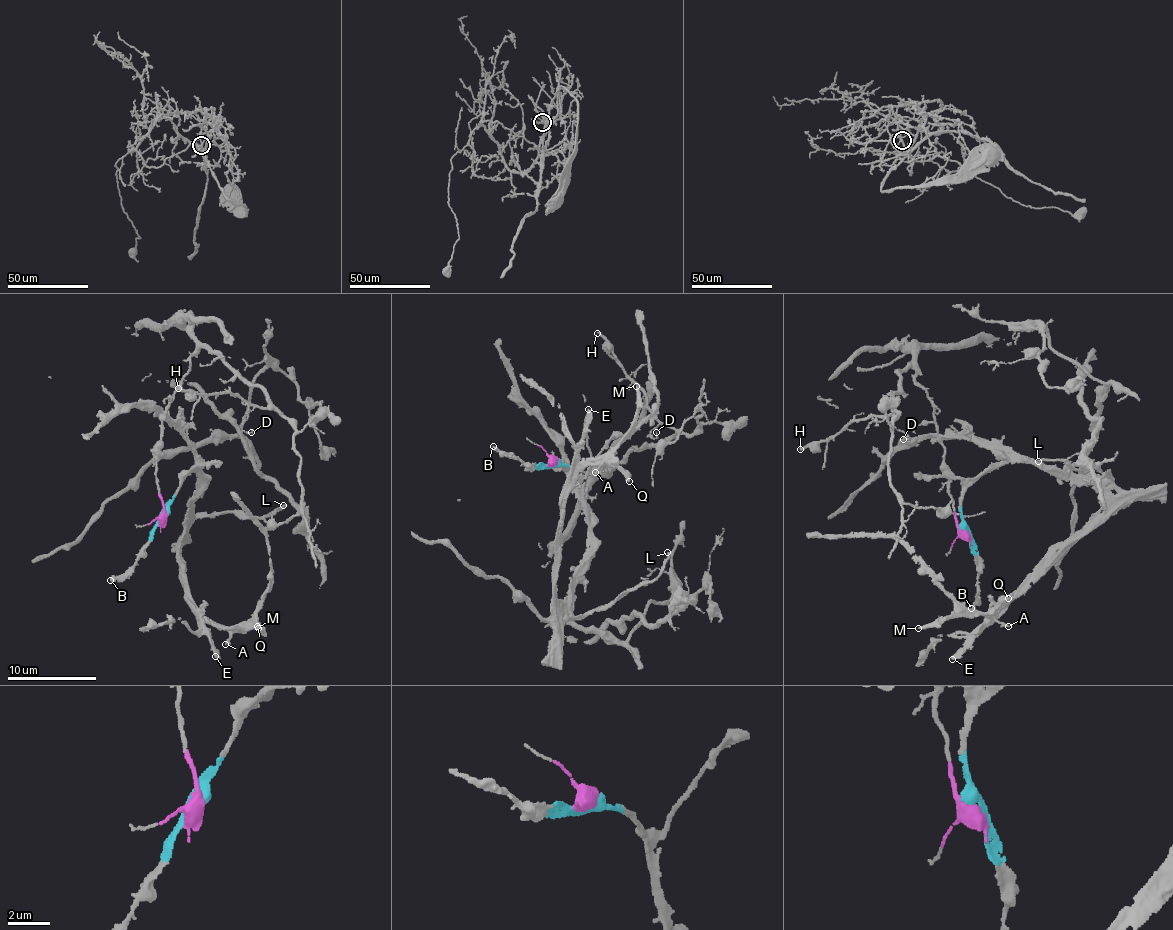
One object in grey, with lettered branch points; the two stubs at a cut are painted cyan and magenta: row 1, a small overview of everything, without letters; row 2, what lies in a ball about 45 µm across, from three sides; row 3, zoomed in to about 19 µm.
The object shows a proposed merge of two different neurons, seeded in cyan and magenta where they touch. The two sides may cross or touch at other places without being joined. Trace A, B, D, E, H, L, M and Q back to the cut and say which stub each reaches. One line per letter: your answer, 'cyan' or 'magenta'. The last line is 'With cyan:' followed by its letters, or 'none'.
A: cyan
B: cyan
D: magenta
E: cyan
H: magenta
L: cyan
M: cyan
Q: cyan
With cyan: A, B, E, L, M, Q

